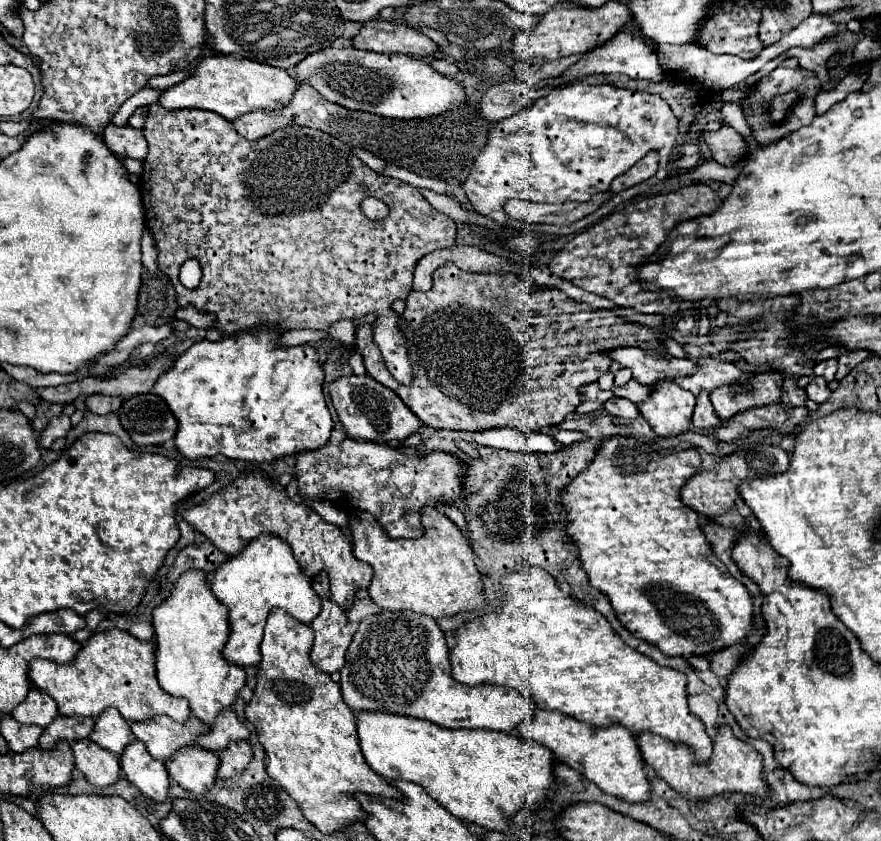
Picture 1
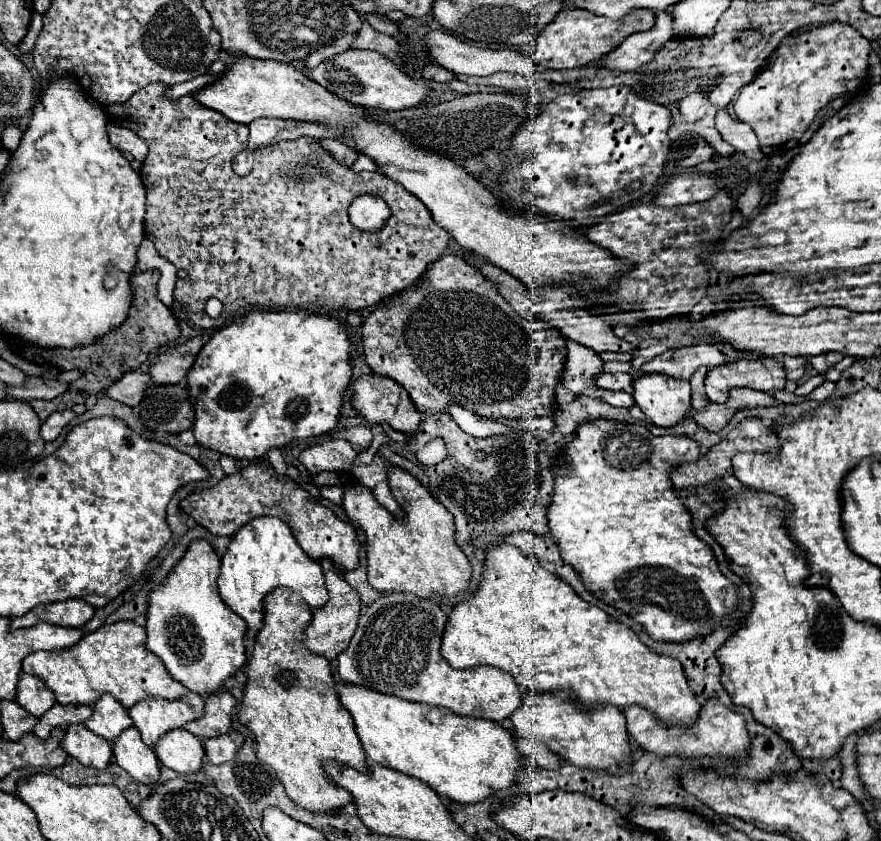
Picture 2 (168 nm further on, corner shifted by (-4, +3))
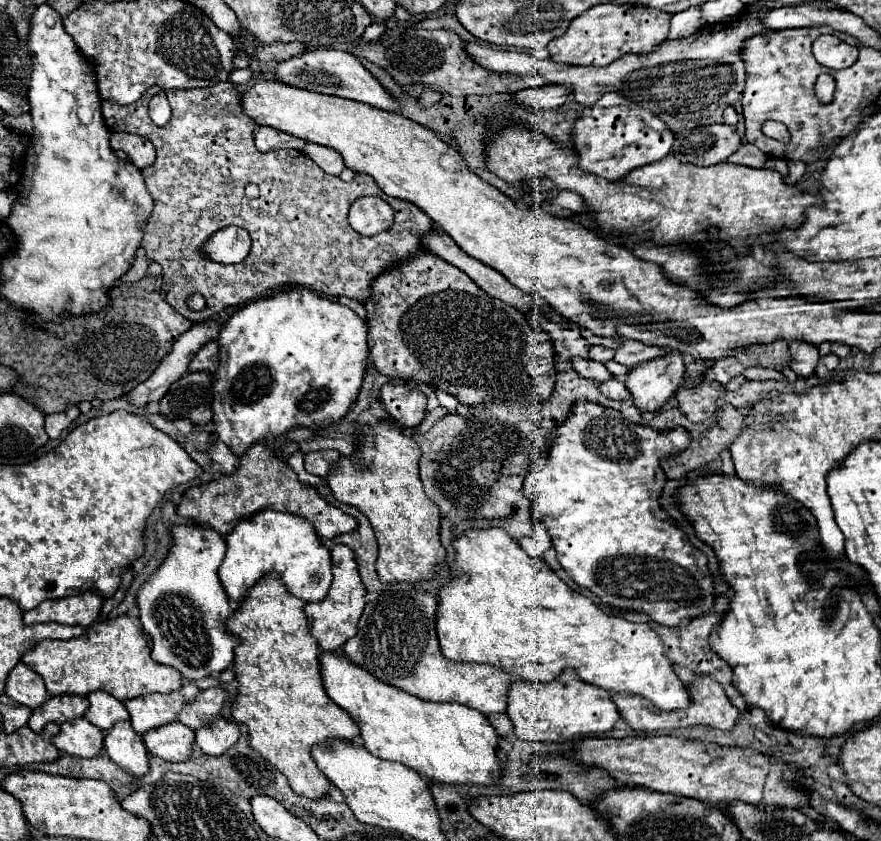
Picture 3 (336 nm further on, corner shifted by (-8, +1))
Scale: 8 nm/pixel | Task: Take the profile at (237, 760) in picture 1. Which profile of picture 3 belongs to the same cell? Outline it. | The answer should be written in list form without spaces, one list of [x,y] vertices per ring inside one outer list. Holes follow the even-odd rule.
[[[219,717],[195,733],[195,745],[207,755],[221,755],[235,745],[239,735],[239,727],[233,721]]]

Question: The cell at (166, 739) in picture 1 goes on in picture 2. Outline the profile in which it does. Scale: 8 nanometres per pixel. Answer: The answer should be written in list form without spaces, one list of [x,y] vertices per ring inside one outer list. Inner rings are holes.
[[[187,693],[177,701],[149,697],[129,709],[129,717],[141,733],[145,745],[155,747],[157,741],[173,729],[183,729],[189,721],[203,717],[205,699],[195,693]]]

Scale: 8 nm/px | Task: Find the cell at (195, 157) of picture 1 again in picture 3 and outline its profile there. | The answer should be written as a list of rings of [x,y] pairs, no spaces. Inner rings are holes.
[[[219,83],[209,89],[173,89],[167,91],[167,99],[171,105],[171,119],[165,125],[155,125],[149,117],[147,105],[157,87],[151,87],[139,101],[131,105],[119,105],[113,101],[103,101],[101,111],[105,125],[109,131],[127,131],[149,139],[157,149],[157,159],[151,167],[143,169],[143,177],[147,189],[155,201],[155,209],[145,225],[145,237],[141,247],[145,255],[157,261],[163,267],[163,287],[165,287],[165,301],[181,313],[191,323],[203,323],[209,319],[217,319],[227,307],[237,307],[247,301],[267,297],[267,293],[289,287],[301,285],[325,297],[351,297],[363,303],[371,295],[371,281],[389,269],[393,263],[415,255],[421,249],[419,235],[425,235],[433,229],[431,219],[419,211],[409,201],[395,199],[385,195],[373,177],[369,175],[355,175],[353,181],[345,183],[339,177],[327,175],[315,161],[311,161],[301,151],[271,151],[261,153],[253,141],[253,121],[241,109],[241,97],[233,83]],[[255,183],[259,187],[259,197],[249,199],[245,195],[245,187]],[[363,195],[379,195],[387,201],[395,211],[393,231],[383,231],[373,237],[359,235],[347,221],[347,211],[351,203]],[[227,225],[243,227],[251,237],[251,251],[249,255],[237,265],[217,265],[201,255],[203,243],[219,229]],[[193,293],[201,293],[207,301],[205,309],[195,313],[187,307],[187,297]]]

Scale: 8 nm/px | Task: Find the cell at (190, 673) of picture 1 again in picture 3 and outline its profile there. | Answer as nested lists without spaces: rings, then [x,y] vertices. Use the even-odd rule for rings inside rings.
[[[175,525],[169,529],[169,533],[171,533],[171,551],[167,553],[167,559],[155,573],[149,575],[149,579],[137,591],[139,619],[143,623],[143,629],[153,639],[151,657],[157,663],[175,667],[185,679],[195,681],[227,669],[235,657],[233,649],[239,645],[239,639],[225,631],[225,621],[227,617],[233,615],[233,607],[217,577],[217,569],[225,557],[225,539],[215,529],[197,525],[193,527]]]

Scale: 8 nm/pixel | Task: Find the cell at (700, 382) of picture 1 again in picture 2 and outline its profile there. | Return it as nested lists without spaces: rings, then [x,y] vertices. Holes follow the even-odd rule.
[[[699,343],[691,347],[679,347],[679,349],[669,349],[663,355],[653,357],[643,365],[645,373],[663,373],[673,379],[683,379],[689,381],[691,375],[701,367],[717,367],[725,363],[725,355],[715,349],[711,343]]]

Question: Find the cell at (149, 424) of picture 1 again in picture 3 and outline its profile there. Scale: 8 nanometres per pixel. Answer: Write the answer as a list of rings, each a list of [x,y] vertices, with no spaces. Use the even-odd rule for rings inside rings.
[[[207,371],[183,375],[159,401],[159,413],[173,421],[185,417],[197,425],[209,423],[213,419],[213,381],[215,375]]]

